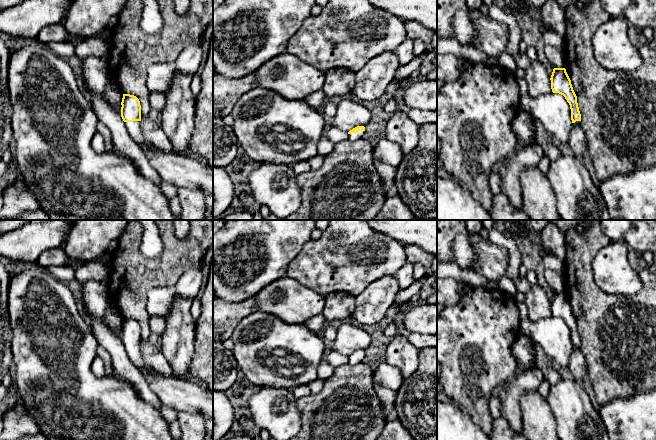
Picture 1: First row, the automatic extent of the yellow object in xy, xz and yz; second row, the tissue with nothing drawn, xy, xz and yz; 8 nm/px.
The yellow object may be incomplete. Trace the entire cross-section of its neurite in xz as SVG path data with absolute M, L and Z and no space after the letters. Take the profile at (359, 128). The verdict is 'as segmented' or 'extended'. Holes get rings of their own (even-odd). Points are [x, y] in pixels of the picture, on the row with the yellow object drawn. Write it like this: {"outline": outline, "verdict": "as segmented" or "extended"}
{"outline": "M357 126L348 132L349 139L352 141L358 140L365 136L365 127L364 126Z", "verdict": "extended"}

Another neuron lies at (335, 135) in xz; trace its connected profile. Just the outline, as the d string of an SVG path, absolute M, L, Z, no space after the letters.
M327 126L326 136L334 144L349 139L348 132L332 126Z

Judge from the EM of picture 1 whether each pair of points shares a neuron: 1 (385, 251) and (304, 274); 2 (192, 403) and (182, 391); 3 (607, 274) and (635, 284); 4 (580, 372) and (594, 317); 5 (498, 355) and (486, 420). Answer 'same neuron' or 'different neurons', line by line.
1: same neuron
2: same neuron
3: same neuron
4: different neurons
5: same neuron

